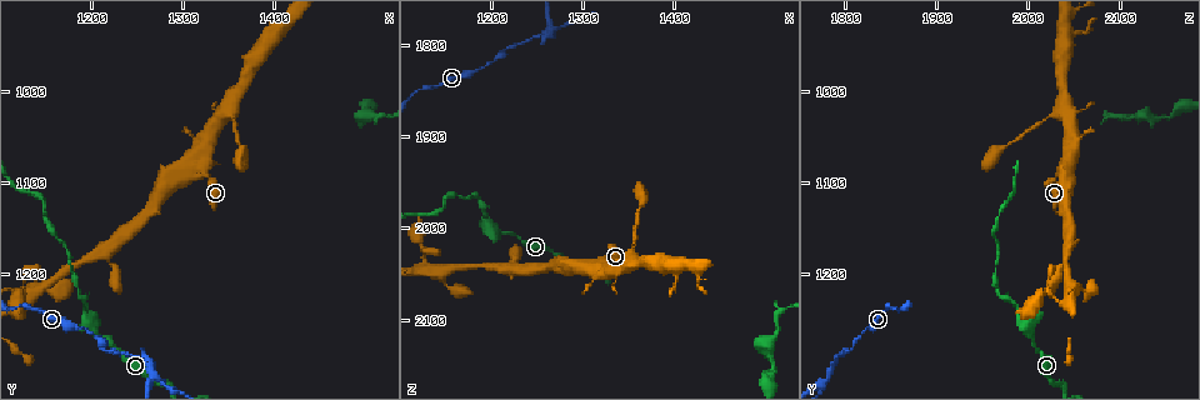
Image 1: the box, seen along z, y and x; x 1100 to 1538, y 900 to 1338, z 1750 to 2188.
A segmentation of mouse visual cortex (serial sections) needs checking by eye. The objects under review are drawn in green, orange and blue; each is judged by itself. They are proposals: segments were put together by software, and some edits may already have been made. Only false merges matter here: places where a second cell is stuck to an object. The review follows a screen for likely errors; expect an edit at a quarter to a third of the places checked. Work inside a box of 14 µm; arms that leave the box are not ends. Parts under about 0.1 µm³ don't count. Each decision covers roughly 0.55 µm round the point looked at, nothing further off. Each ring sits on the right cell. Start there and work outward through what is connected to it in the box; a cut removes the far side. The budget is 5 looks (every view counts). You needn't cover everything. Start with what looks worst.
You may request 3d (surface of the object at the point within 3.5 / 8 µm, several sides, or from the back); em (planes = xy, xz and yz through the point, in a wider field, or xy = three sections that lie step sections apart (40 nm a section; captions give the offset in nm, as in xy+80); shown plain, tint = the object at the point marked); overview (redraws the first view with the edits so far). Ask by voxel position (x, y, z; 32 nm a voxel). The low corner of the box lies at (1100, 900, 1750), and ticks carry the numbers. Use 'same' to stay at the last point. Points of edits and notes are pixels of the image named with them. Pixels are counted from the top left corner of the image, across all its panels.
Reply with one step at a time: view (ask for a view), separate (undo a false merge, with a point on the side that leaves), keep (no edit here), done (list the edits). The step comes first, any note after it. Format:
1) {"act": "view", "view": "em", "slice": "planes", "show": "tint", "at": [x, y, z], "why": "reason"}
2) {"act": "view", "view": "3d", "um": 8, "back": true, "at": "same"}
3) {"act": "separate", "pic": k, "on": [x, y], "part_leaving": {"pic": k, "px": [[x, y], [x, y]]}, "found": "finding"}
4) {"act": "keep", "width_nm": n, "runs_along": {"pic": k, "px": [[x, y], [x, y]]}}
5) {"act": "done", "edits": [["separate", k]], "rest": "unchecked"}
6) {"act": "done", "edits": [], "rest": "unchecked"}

{"act": "view", "view": "3d", "um": 3.5, "back": true, "at": [1195, 1260, 1825], "why": "a narrow waist"}

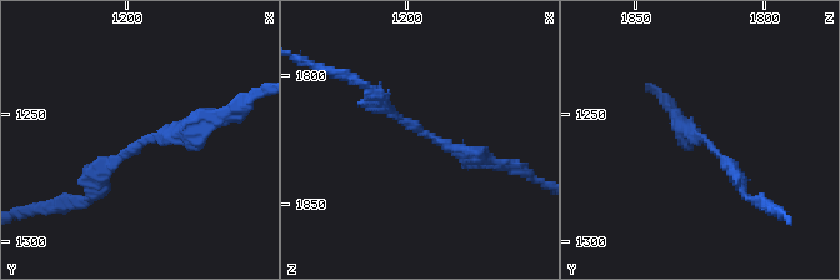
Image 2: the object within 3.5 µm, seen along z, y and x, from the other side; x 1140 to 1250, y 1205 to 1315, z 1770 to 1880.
{"act": "view", "view": "em", "slice": "xy", "step": 2, "show": "tint", "at": [1194, 1259, 1824], "why": "need the tissue"}

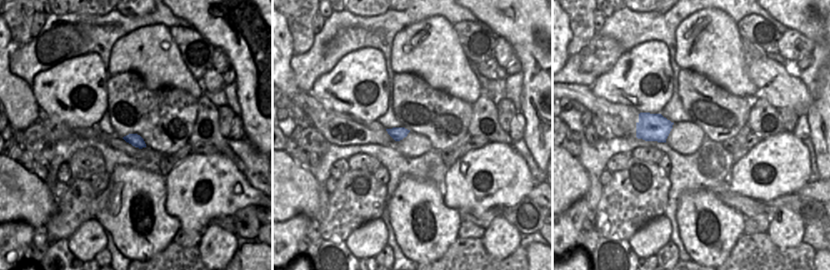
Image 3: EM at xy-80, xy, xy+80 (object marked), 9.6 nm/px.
{"act": "keep", "found": "continuous, no second cell"}

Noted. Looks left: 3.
{"act": "view", "view": "3d", "um": 8, "at": [1265, 1310, 1780], "why": "three arms meet"}

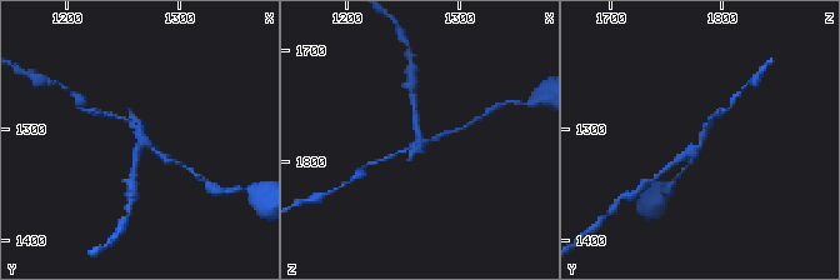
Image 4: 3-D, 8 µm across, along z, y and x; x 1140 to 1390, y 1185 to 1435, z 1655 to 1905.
{"act": "view", "view": "em", "slice": "xy", "step": 2, "show": "tint", "at": [1270, 1310, 1780], "arms": 3, "arm_widths_nm": [100, 150, 200], "why": "shape alone is not enough"}

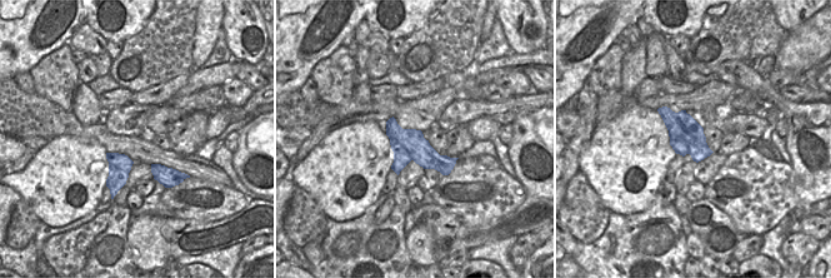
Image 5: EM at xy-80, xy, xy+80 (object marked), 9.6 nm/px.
{"act": "separate", "pic": 4, "on": [679, 158], "found": "a second cell is stuck on"}

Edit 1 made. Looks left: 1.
{"act": "done", "edits": [["separate", 4]], "rest": "unchecked"}

